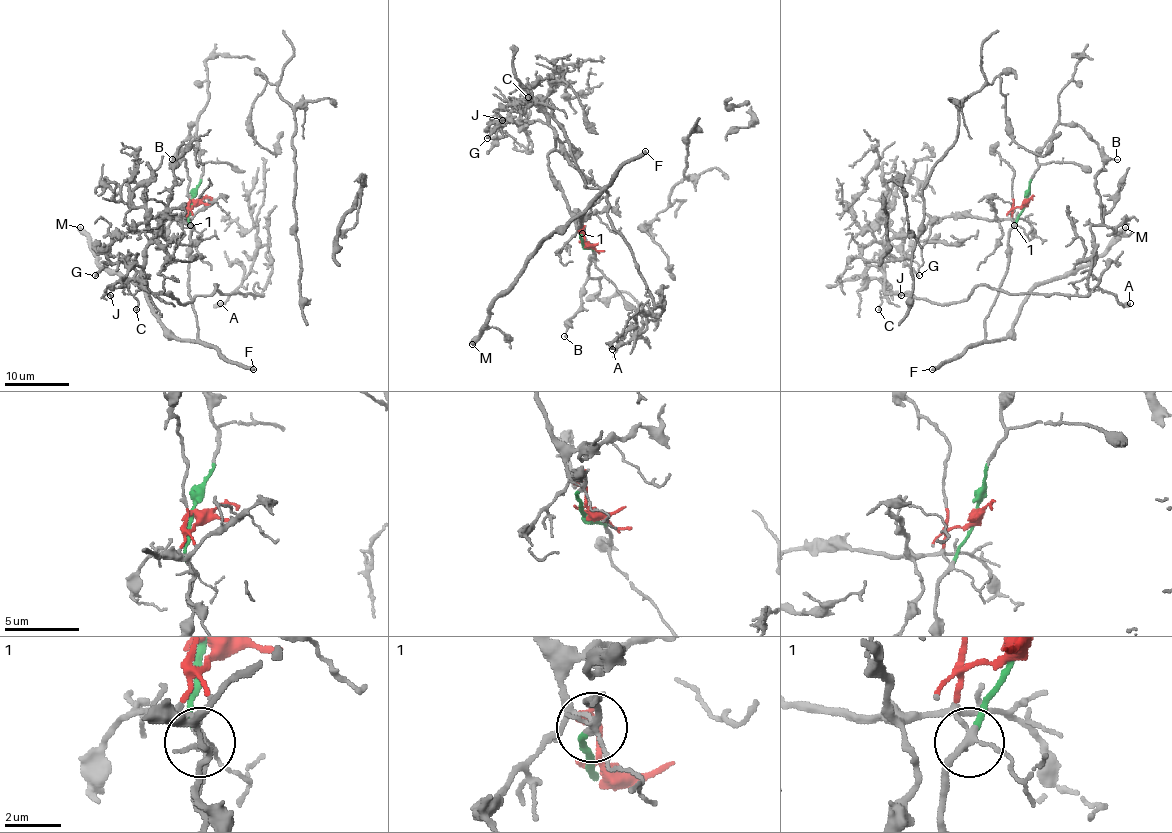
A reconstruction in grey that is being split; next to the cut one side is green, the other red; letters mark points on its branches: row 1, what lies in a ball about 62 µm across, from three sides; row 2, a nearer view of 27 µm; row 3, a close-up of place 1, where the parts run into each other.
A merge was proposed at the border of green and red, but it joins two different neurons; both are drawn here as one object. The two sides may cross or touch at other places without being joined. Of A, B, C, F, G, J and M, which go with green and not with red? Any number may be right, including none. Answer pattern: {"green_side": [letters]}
{"green_side": ["B", "F", "M"]}

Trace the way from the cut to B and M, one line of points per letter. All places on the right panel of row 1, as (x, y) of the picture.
B: (1026, 201), (1026, 191), (1038, 167), (1036, 152), (1057, 125), (1075, 123), (1111, 159), (1117, 159)
M: (1026, 201), (1010, 230), (1007, 274), (986, 320), (987, 341), (1007, 336), (1038, 285), (1088, 264), (1125, 227)

